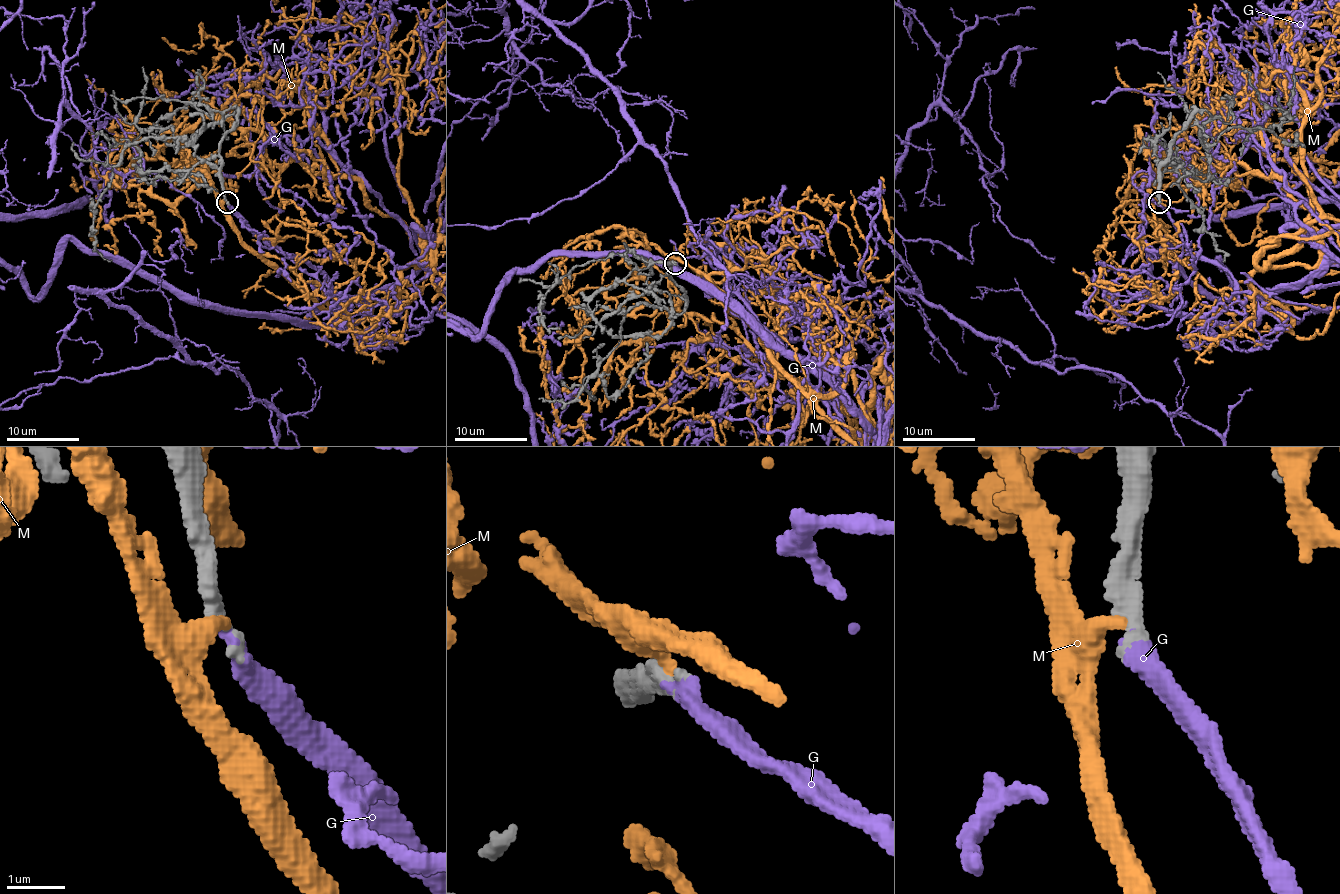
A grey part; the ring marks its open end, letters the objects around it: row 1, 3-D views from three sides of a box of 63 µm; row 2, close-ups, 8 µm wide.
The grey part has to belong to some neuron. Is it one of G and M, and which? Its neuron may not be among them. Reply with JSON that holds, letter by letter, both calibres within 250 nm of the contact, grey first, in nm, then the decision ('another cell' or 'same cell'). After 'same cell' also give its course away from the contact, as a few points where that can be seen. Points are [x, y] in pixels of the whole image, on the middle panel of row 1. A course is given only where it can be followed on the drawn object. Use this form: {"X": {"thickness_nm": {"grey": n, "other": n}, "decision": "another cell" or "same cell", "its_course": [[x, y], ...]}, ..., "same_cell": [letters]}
{"G": {"thickness_nm": {"grey": 340, "other": 360}, "decision": "same cell"}, "M": {"thickness_nm": {"grey": 400, "other": 320}, "decision": "another cell"}, "same_cell": ["G"]}

